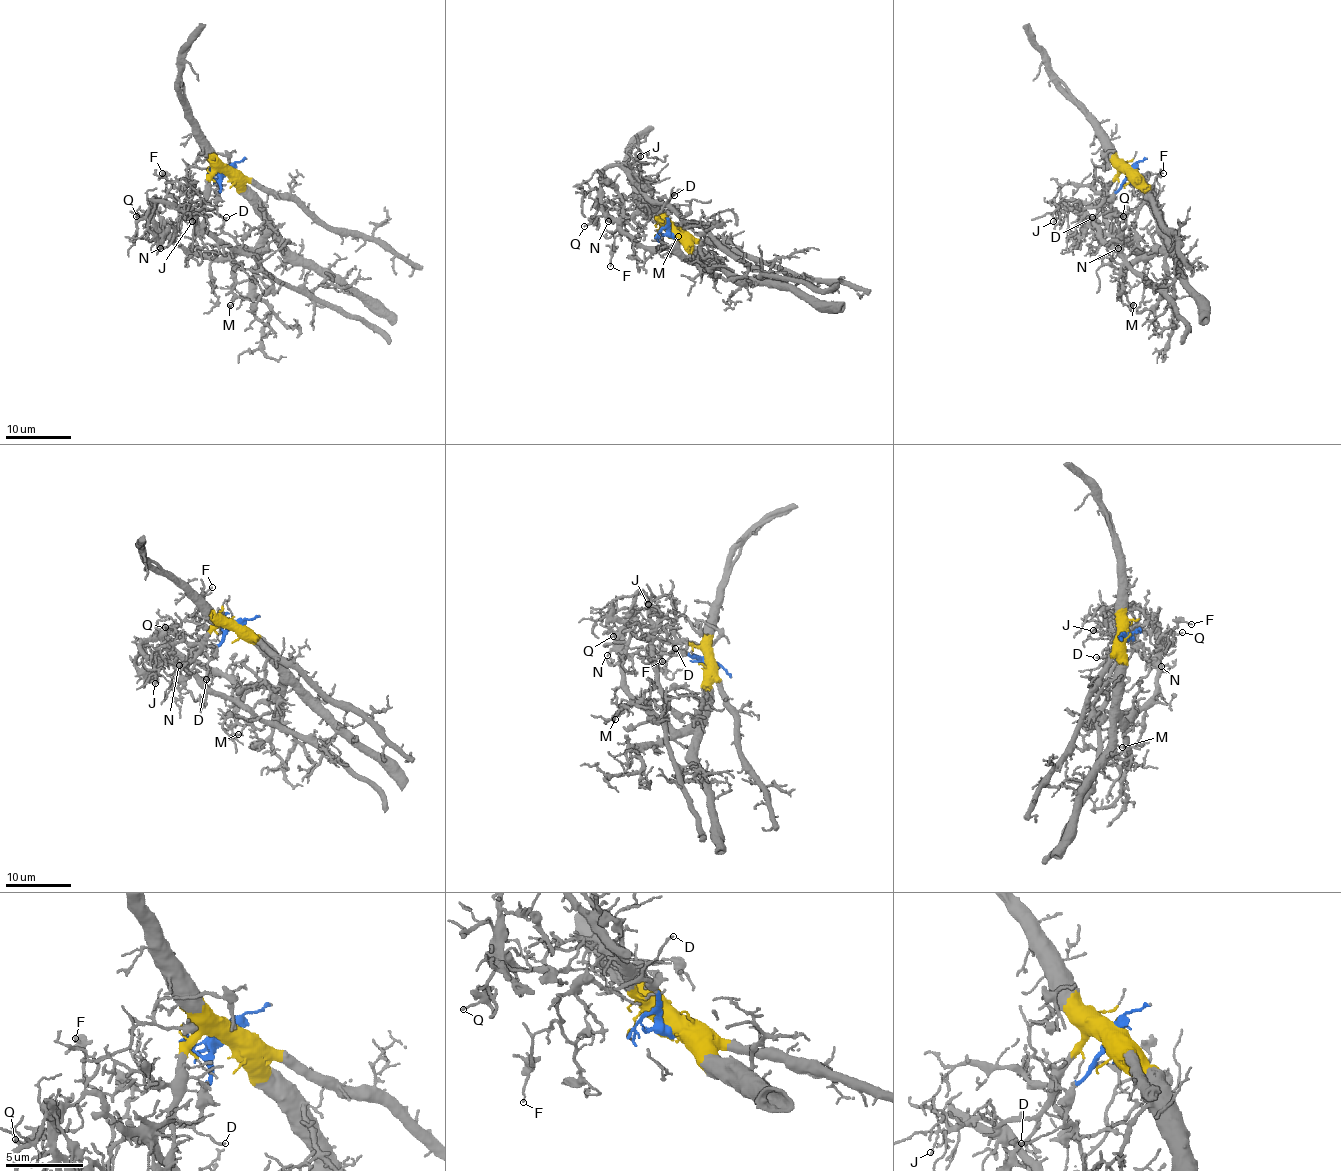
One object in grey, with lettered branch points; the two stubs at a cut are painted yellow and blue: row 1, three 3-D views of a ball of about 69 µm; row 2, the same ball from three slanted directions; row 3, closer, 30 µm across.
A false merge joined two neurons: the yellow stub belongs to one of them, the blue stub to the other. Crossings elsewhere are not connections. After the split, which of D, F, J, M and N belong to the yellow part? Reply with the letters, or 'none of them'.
J, M

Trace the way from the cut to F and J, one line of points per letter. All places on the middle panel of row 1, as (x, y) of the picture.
F: (673, 236), (668, 220), (662, 213), (632, 215), (625, 223), (625, 231), (614, 240), (610, 266)
J: (673, 236), (657, 216), (652, 192), (637, 177), (632, 165), (640, 155)

